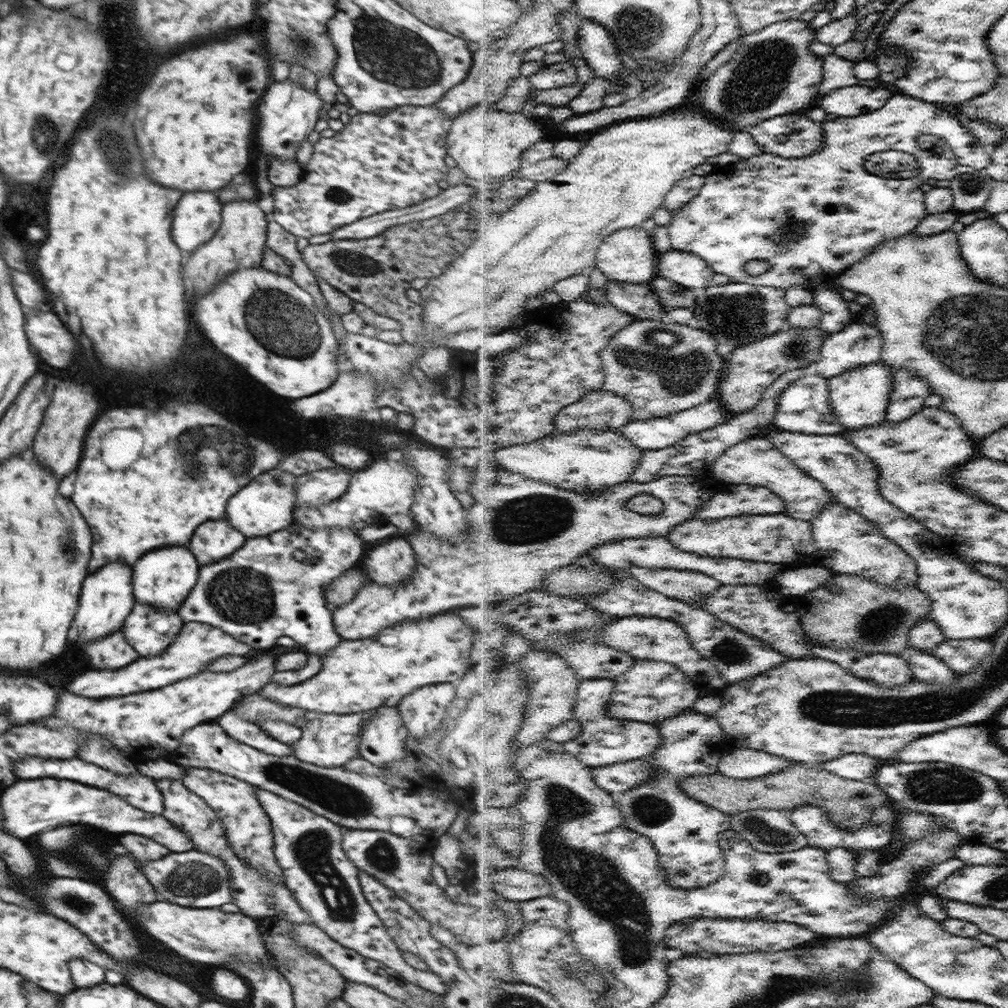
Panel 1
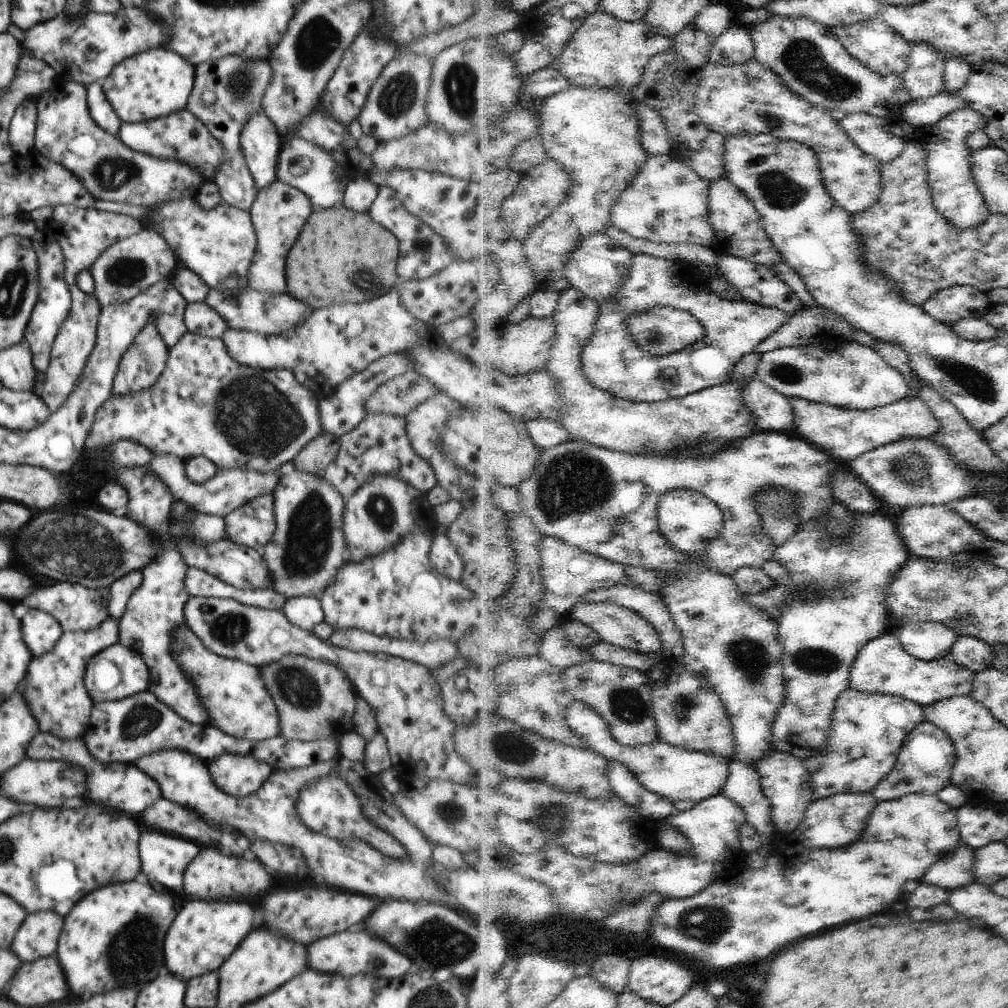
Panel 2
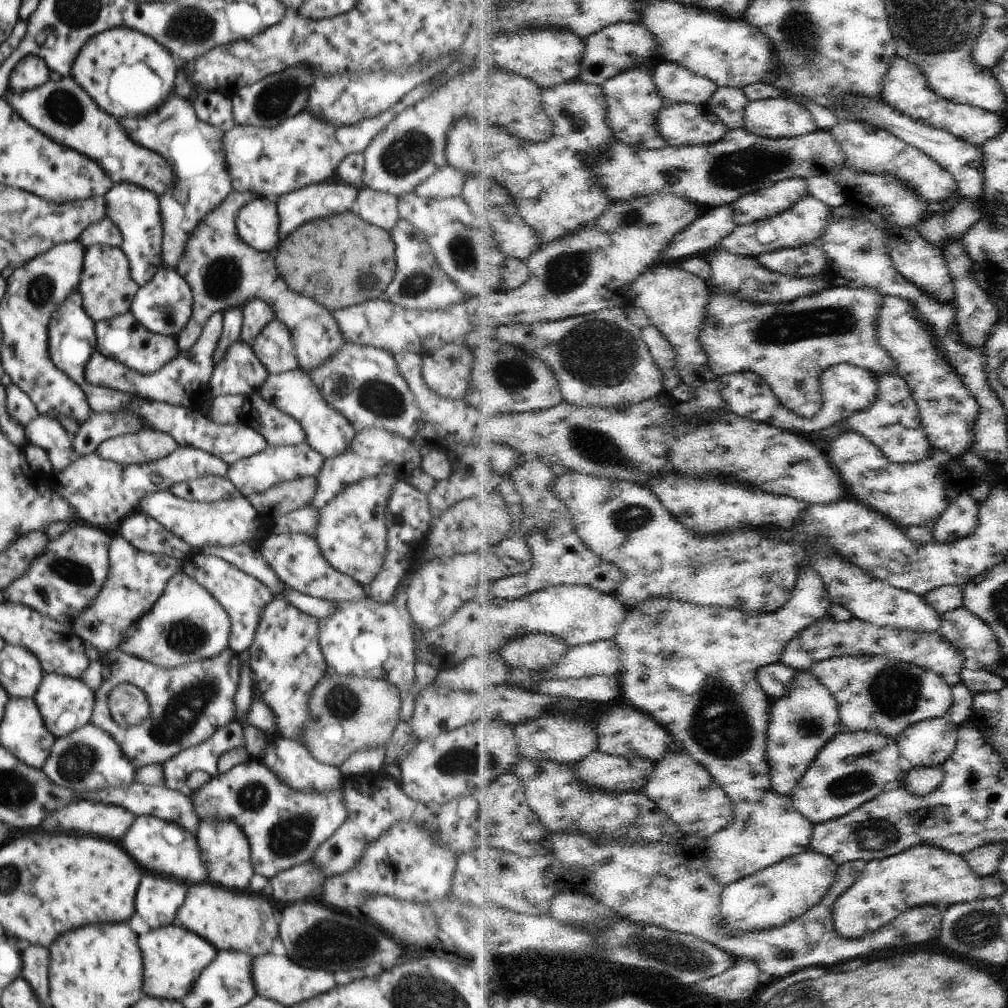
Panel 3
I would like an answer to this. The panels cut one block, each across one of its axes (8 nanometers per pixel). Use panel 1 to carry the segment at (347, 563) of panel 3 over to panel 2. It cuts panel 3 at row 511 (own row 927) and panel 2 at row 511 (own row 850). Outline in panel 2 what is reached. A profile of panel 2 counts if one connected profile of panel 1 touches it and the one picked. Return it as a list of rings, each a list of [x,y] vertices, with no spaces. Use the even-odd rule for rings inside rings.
[[[298,468],[288,474],[282,473],[282,476],[278,476],[276,484],[278,486],[274,488],[273,493],[274,535],[260,551],[270,574],[270,586],[274,592],[287,600],[298,597],[319,599],[338,574],[338,570],[344,568],[344,564],[350,558],[344,535],[345,500],[322,476]]]

